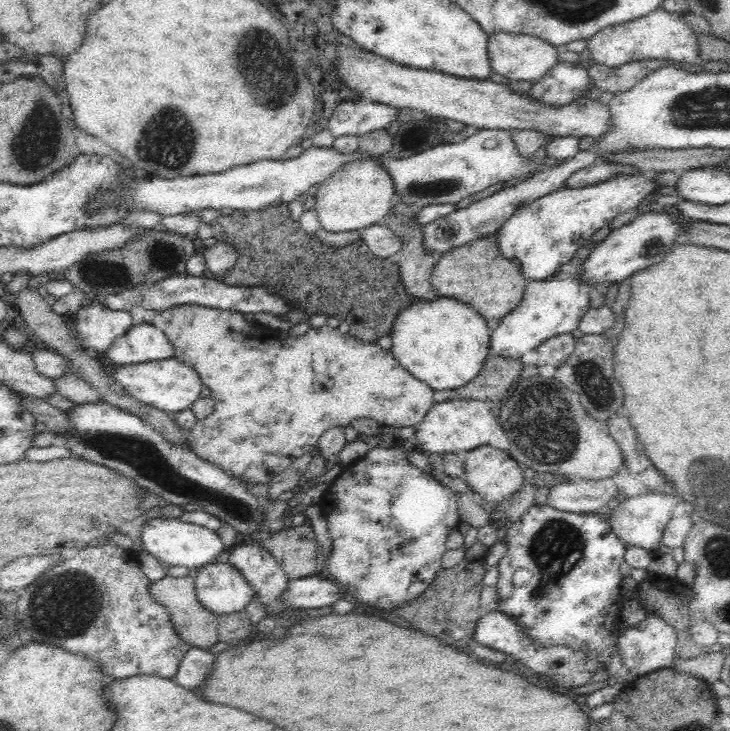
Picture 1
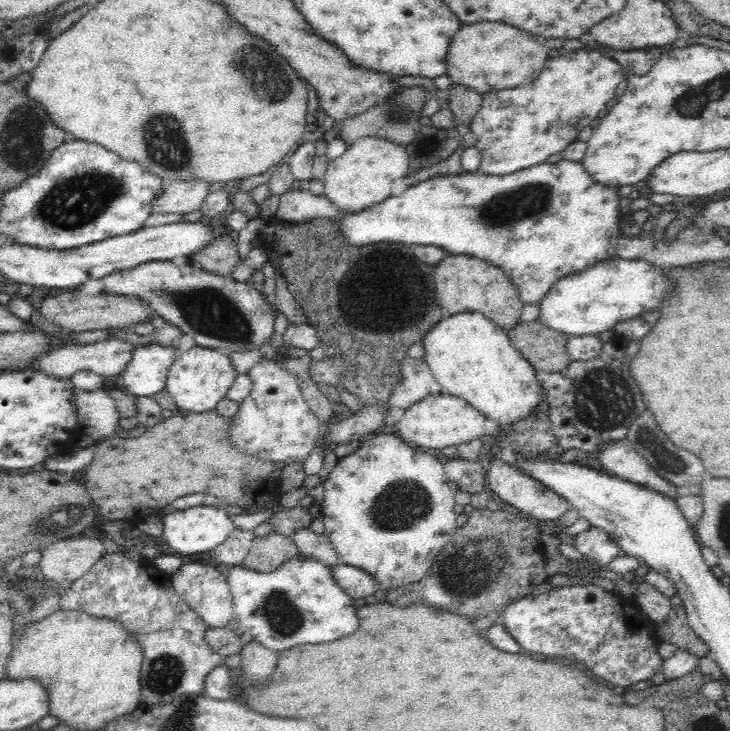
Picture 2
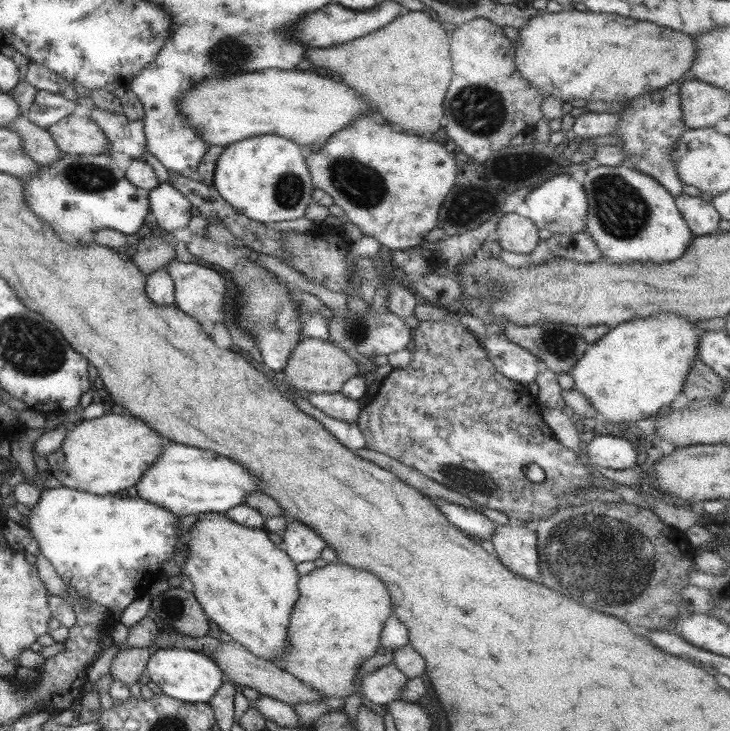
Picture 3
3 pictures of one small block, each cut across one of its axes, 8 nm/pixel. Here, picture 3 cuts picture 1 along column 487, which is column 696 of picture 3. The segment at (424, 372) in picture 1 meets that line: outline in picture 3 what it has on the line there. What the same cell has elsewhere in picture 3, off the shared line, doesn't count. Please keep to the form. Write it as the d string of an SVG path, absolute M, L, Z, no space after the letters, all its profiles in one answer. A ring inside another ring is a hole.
M659 313L641 317L610 327L609 332L595 343L587 344L587 349L575 367L569 372L573 377L573 389L581 392L596 411L597 419L605 420L624 428L624 422L634 422L658 415L663 407L669 407L675 396L681 393L681 384L687 377L690 365L698 354L698 339L702 330L683 315Z

